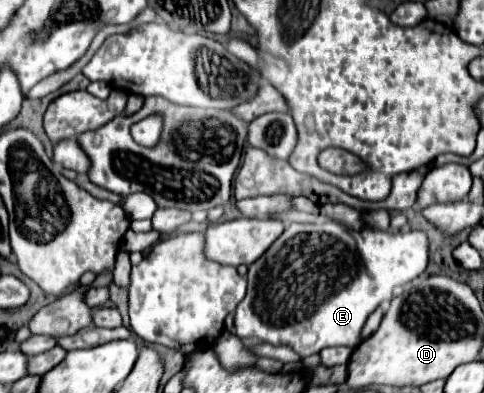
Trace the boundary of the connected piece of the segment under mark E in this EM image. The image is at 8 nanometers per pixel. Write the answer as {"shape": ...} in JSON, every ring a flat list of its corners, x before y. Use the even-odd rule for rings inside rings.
{"shape":[[335,220,317,224,289,224,285,232,271,244,271,248,249,266,247,296,237,306,235,332,241,338,257,338,273,346,291,346,303,358,319,354,327,346,355,348,361,344,361,330,367,316,379,304,393,298,393,288,399,288,405,282,417,278,427,268,427,250,427,236,415,230,387,234,365,228,363,232,357,232,355,240,349,228],[359,242,367,242,363,252]]}

